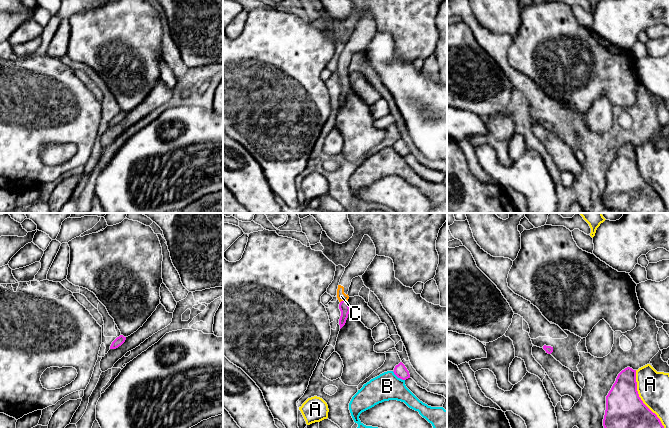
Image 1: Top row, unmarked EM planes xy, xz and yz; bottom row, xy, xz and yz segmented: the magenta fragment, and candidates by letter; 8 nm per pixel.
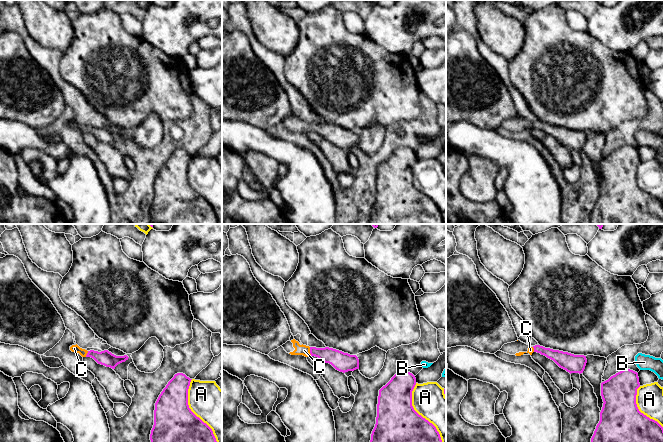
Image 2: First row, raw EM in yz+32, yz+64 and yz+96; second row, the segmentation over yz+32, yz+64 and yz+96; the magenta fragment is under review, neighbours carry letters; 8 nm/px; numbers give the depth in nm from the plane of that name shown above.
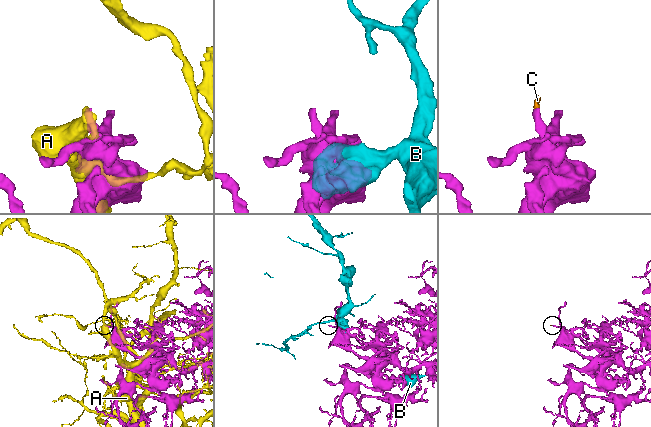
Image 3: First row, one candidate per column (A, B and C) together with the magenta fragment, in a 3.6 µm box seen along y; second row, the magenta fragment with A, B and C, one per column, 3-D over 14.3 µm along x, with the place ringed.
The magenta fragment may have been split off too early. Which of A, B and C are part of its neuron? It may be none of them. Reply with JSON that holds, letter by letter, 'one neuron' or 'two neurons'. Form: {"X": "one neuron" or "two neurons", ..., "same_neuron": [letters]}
{"A": "two neurons", "B": "two neurons", "C": "one neuron", "same_neuron": ["C"]}

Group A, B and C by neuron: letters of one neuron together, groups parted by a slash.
A / B / C

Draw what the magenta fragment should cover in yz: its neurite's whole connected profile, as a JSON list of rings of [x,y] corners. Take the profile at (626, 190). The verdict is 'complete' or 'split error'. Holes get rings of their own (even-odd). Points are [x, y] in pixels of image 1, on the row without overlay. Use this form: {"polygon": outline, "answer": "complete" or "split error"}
{"polygon": [[[622,146],[606,172],[603,202],[622,213],[666,213],[664,202],[641,176],[636,146]]], "answer": "complete"}

